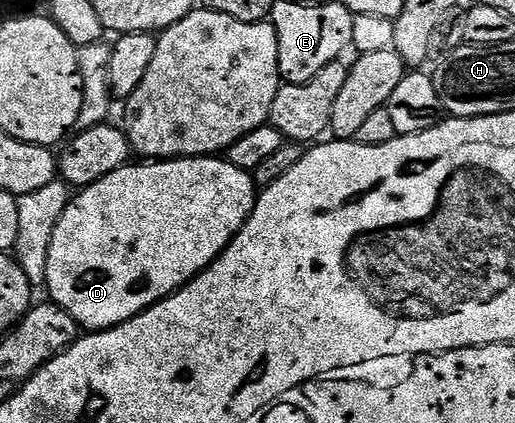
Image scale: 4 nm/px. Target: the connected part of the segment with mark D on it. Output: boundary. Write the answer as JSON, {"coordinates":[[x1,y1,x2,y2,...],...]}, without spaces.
{"coordinates":[[192,156,181,160,135,163,129,162,125,167,113,170,113,174,105,174,88,188,76,191,72,195,65,214,61,214,61,222,57,222,57,230,53,230,53,243,49,248,46,295,51,295,48,296,50,303,60,304,79,323,80,329,88,333,104,332,106,328,116,328,117,325,124,324,129,318,141,314,147,308,152,308,157,301,171,296,177,289,191,283,194,276,200,276,231,245,233,238,239,233,241,226,245,226,249,214,255,208,257,189,254,175,233,166,226,158]]}

